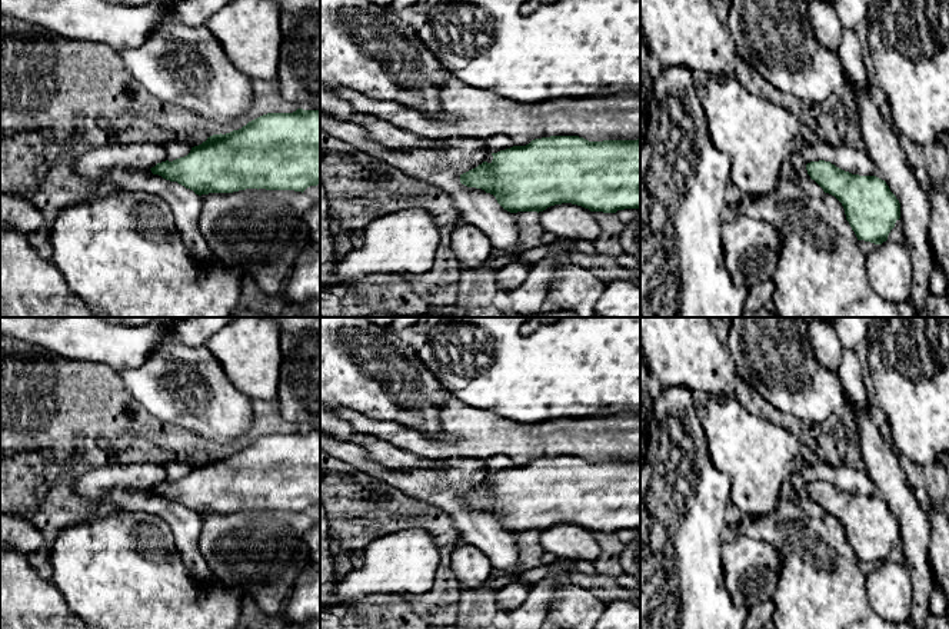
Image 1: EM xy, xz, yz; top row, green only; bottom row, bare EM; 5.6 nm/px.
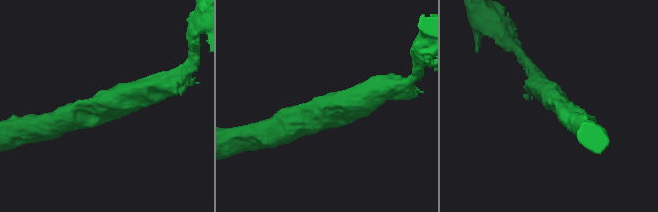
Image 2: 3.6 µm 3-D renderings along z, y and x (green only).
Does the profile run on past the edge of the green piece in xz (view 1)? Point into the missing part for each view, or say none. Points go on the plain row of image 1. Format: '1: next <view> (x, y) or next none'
1: next none

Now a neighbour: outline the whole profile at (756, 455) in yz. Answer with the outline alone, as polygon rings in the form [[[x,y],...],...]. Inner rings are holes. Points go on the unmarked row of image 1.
[[[736,396],[709,397],[702,419],[709,459],[730,477],[730,502],[743,513],[762,516],[773,510],[782,499],[782,483],[787,480],[790,465],[802,443],[789,429],[753,415]]]

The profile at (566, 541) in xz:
[[[562,523],[539,532],[539,543],[545,552],[562,559],[595,562],[602,553],[602,546],[595,540],[593,532],[572,523]]]

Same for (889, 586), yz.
[[[886,560],[866,576],[868,602],[880,618],[893,623],[912,620],[913,583],[905,563]]]

